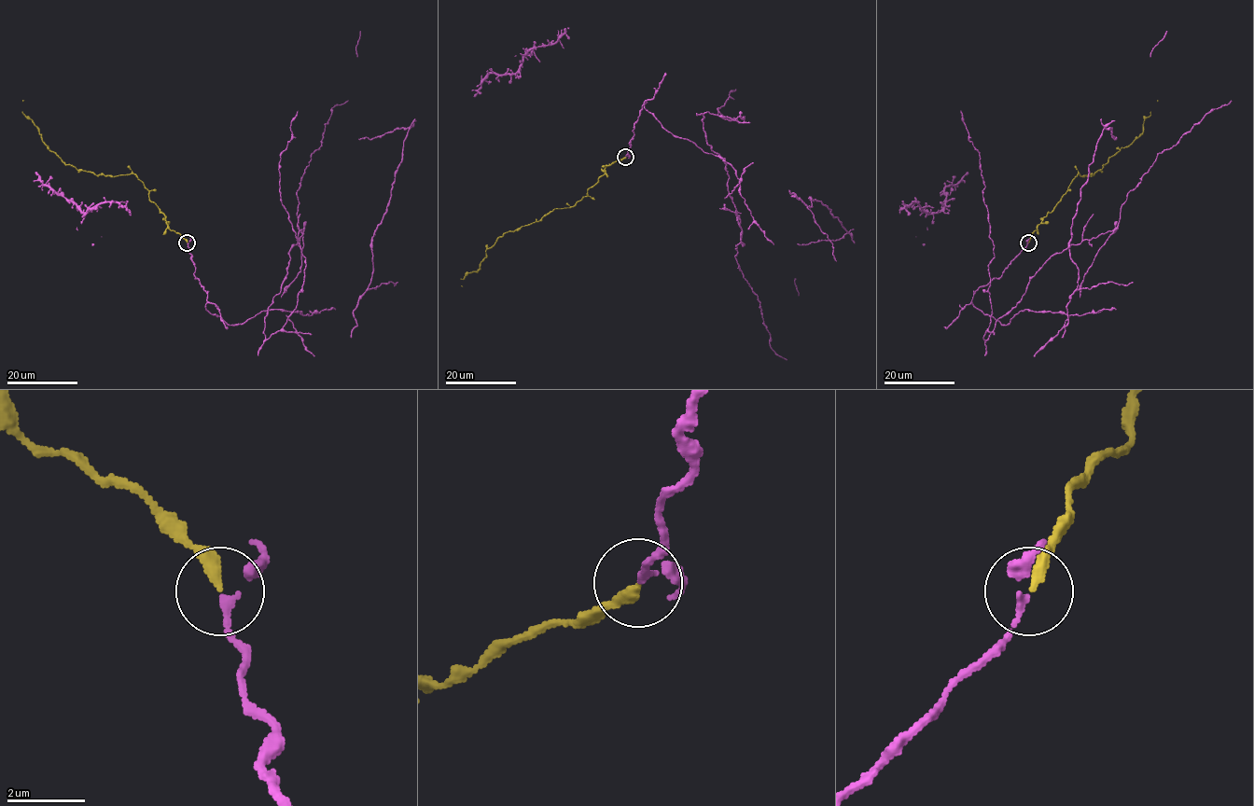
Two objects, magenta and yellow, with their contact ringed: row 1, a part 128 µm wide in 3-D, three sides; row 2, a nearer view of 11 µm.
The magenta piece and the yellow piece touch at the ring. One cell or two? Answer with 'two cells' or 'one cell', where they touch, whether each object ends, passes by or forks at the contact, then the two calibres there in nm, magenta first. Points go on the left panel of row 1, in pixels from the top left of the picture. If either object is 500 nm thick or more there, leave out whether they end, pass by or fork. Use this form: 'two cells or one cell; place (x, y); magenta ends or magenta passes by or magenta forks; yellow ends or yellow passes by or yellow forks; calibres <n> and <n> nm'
one cell; place (187, 243); magenta passes by; yellow ends; calibres 130 and 280 nm

